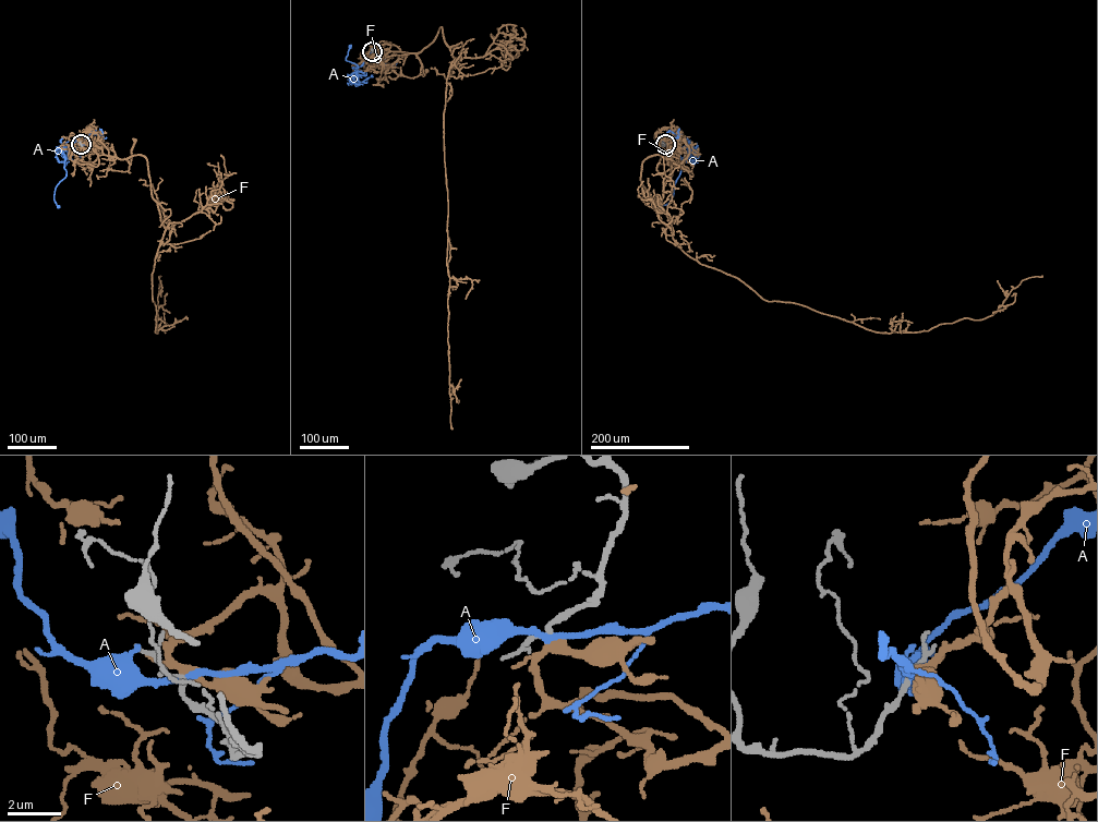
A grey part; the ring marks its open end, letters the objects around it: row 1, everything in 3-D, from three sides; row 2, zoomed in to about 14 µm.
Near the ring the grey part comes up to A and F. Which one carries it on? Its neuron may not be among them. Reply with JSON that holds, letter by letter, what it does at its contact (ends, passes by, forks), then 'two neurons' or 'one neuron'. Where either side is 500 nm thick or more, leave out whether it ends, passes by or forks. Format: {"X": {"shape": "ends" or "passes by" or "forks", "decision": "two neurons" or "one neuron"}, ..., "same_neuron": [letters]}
{"A": {"shape": "passes by", "decision": "two neurons"}, "F": {"shape": "passes by", "decision": "one neuron"}, "same_neuron": ["F"]}

